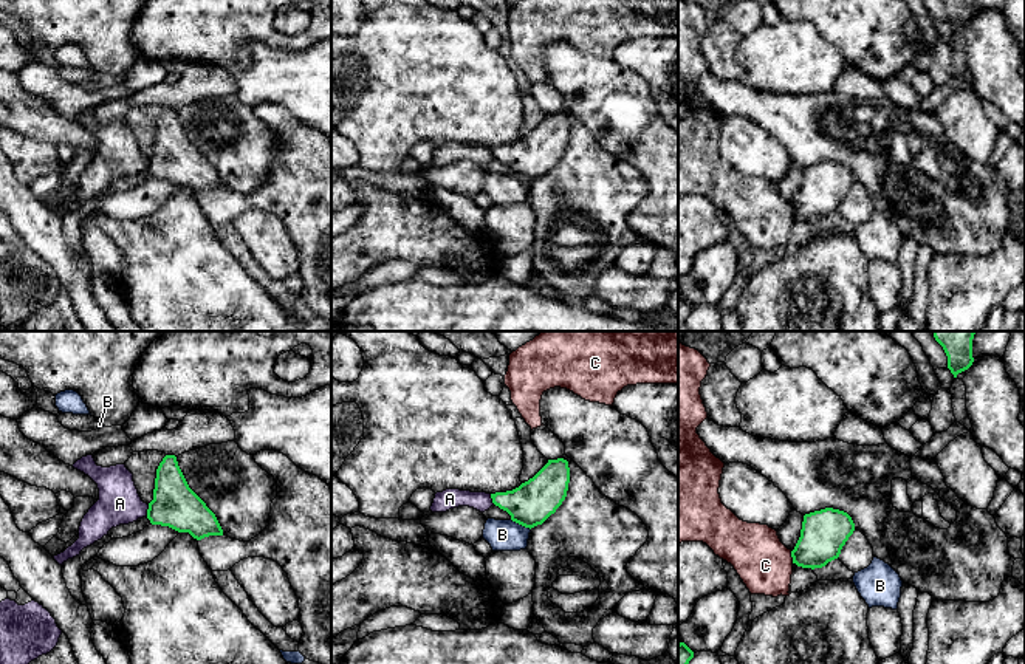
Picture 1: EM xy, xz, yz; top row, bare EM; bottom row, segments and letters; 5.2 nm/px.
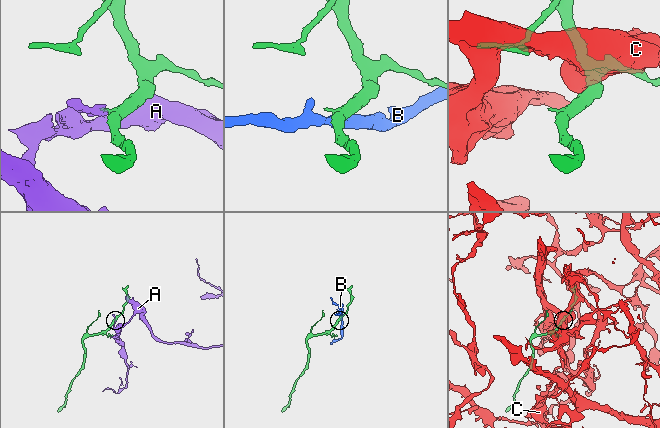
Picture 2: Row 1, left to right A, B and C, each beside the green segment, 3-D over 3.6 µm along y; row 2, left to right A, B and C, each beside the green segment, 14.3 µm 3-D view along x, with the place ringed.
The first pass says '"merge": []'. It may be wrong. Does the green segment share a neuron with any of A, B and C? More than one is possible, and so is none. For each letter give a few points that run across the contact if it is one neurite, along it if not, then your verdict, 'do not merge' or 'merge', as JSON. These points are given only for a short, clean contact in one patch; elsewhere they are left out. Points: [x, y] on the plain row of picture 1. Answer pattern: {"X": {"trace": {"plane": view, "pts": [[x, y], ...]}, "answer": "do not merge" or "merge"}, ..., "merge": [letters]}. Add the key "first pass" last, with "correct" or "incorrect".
{"A": {"trace": {"plane": "xy", "pts": [[149, 158], [146, 167]]}, "answer": "do not merge"}, "B": {"trace": {"plane": "xz", "pts": [[511, 172], [530, 183]]}, "answer": "do not merge"}, "C": {"answer": "do not merge"}, "merge": [], "first pass": "correct"}

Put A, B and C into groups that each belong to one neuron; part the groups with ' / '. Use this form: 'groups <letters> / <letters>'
groups A / B / C

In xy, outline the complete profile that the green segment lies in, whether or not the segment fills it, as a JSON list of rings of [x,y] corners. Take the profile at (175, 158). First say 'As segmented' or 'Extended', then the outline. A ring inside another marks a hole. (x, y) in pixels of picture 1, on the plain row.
As segmented. [[[166,108],[156,122],[147,172],[152,178],[189,186],[197,193],[223,189],[215,167],[189,141],[175,108]]]

